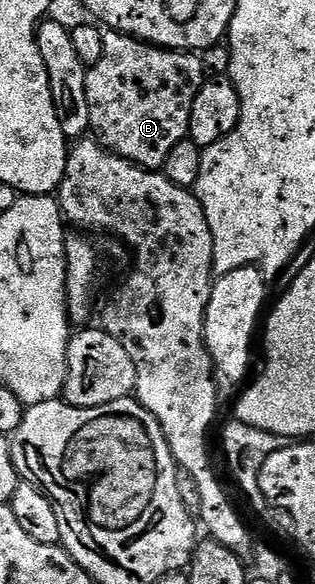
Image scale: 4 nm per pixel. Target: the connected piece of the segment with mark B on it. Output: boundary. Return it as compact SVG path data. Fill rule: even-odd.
M107 30L100 61L86 72L86 100L93 138L112 155L158 171L176 141L190 133L192 101L207 79L201 58L189 51L172 51L143 43L131 35Z

